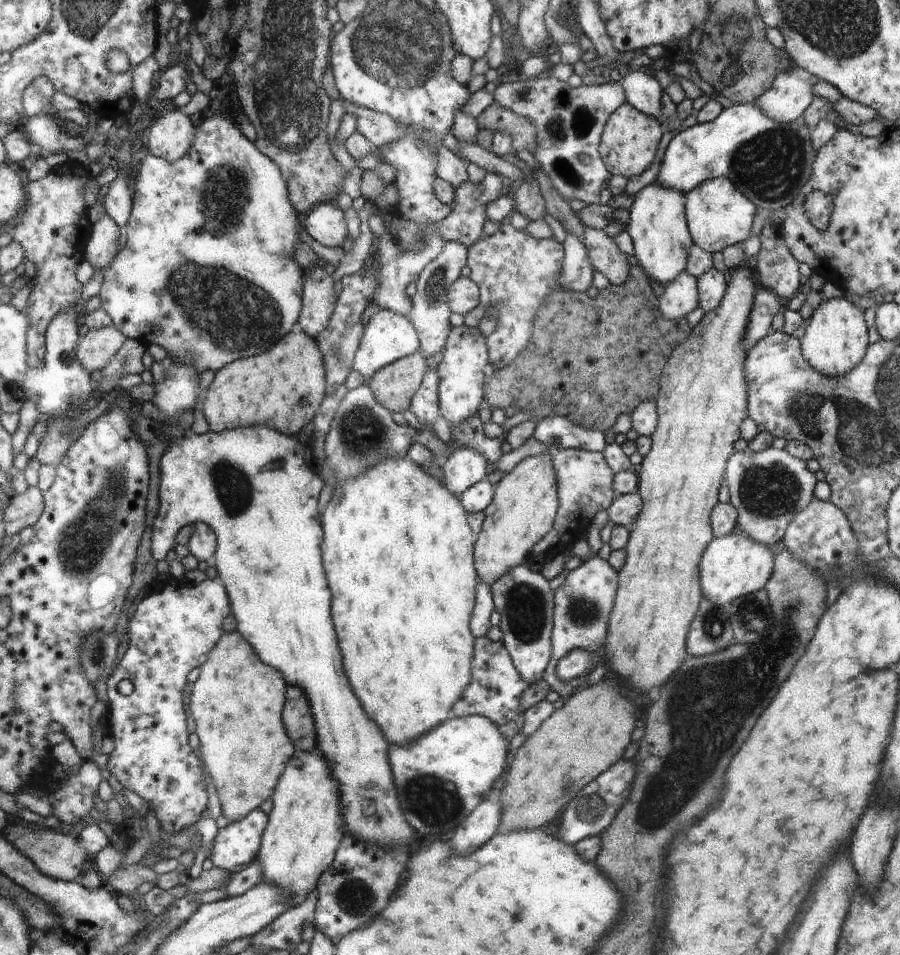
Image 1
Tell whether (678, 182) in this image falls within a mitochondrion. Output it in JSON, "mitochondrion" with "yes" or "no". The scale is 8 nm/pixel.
{"mitochondrion":"no"}

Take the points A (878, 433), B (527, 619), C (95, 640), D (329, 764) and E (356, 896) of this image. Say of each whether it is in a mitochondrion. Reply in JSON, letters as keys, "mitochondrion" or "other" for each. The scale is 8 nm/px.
{"A":"mitochondrion","B":"mitochondrion","C":"other","D":"other","E":"mitochondrion"}

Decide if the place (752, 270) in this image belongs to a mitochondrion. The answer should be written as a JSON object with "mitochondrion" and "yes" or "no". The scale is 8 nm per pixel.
{"mitochondrion":"no"}

